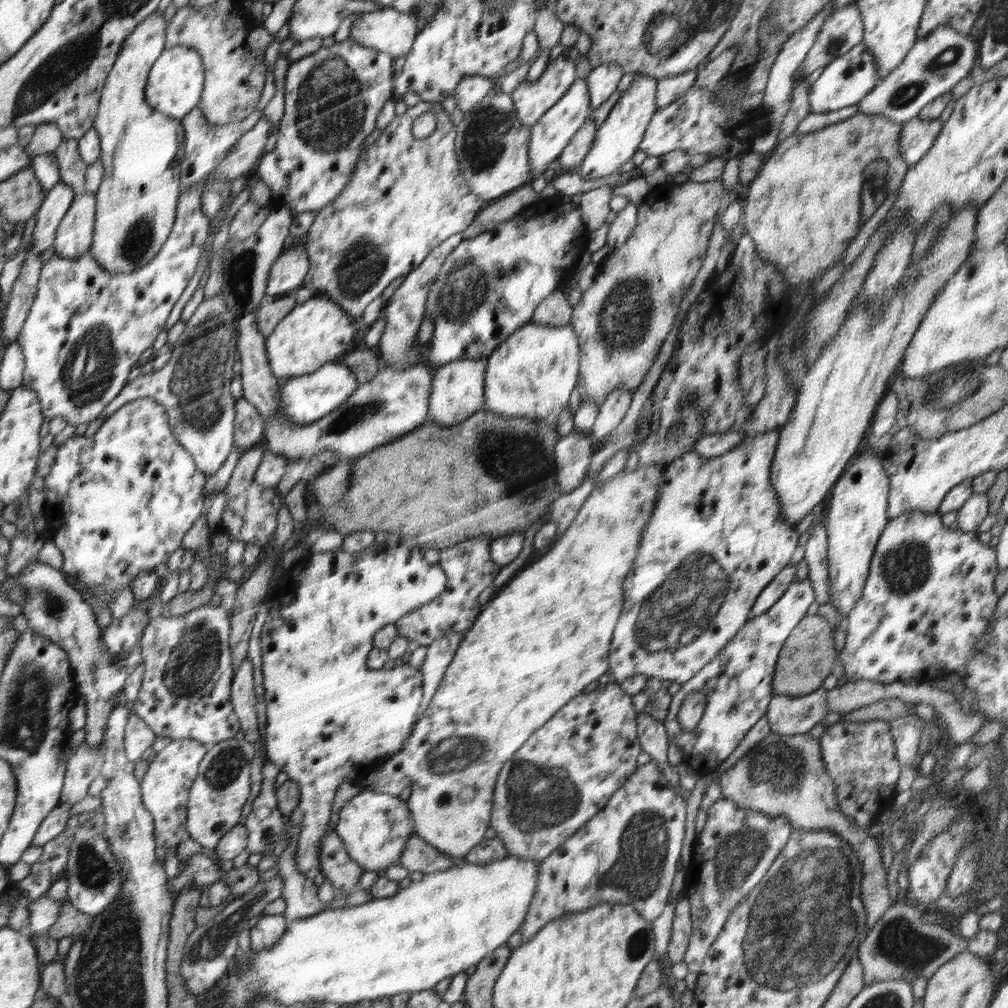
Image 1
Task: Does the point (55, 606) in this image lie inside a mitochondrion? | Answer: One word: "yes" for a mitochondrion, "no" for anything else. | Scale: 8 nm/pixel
yes

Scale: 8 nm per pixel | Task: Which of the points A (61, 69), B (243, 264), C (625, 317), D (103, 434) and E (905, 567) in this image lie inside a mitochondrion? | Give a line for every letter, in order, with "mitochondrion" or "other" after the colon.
A: mitochondrion
B: mitochondrion
C: mitochondrion
D: other
E: mitochondrion

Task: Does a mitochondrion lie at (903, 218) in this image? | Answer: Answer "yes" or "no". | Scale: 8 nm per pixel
no

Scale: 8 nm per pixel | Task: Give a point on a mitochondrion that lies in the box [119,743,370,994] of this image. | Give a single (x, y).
(208, 946)

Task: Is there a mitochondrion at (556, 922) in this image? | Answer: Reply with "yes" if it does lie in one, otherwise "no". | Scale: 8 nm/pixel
no

